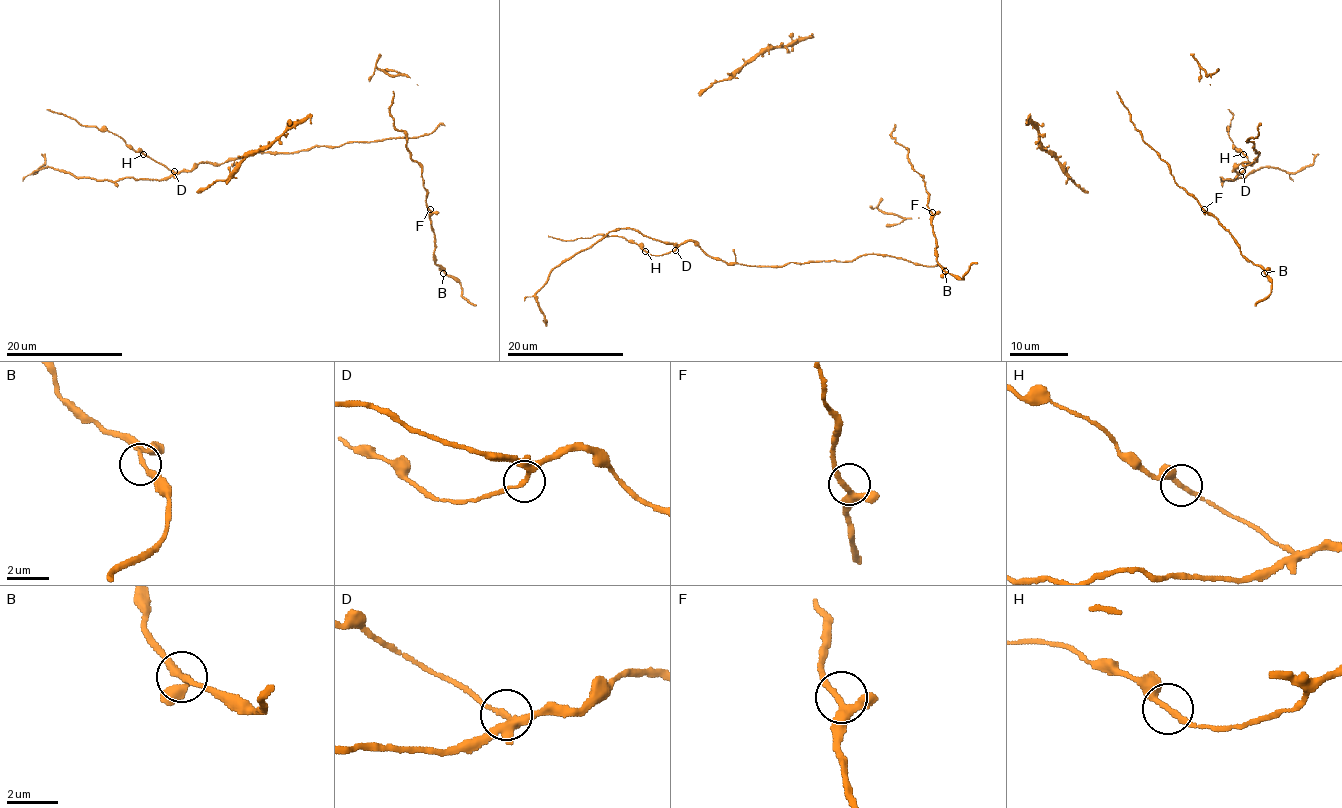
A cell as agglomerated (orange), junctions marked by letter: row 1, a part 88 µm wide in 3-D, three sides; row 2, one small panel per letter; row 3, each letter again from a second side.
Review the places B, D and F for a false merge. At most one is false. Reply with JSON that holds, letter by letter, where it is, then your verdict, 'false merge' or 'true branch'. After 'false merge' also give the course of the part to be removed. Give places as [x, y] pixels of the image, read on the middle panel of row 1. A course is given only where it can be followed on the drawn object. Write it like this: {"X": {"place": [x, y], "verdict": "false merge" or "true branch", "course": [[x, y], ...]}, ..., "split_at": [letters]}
{"B": {"place": [945, 271], "verdict": "true branch"}, "D": {"place": [675, 250], "verdict": "true branch"}, "F": {"place": [932, 212], "verdict": "true branch"}, "split_at": []}

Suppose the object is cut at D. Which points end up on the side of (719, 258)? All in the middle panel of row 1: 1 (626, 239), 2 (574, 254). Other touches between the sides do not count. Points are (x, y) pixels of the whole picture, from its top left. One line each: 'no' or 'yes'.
1: no
2: yes

